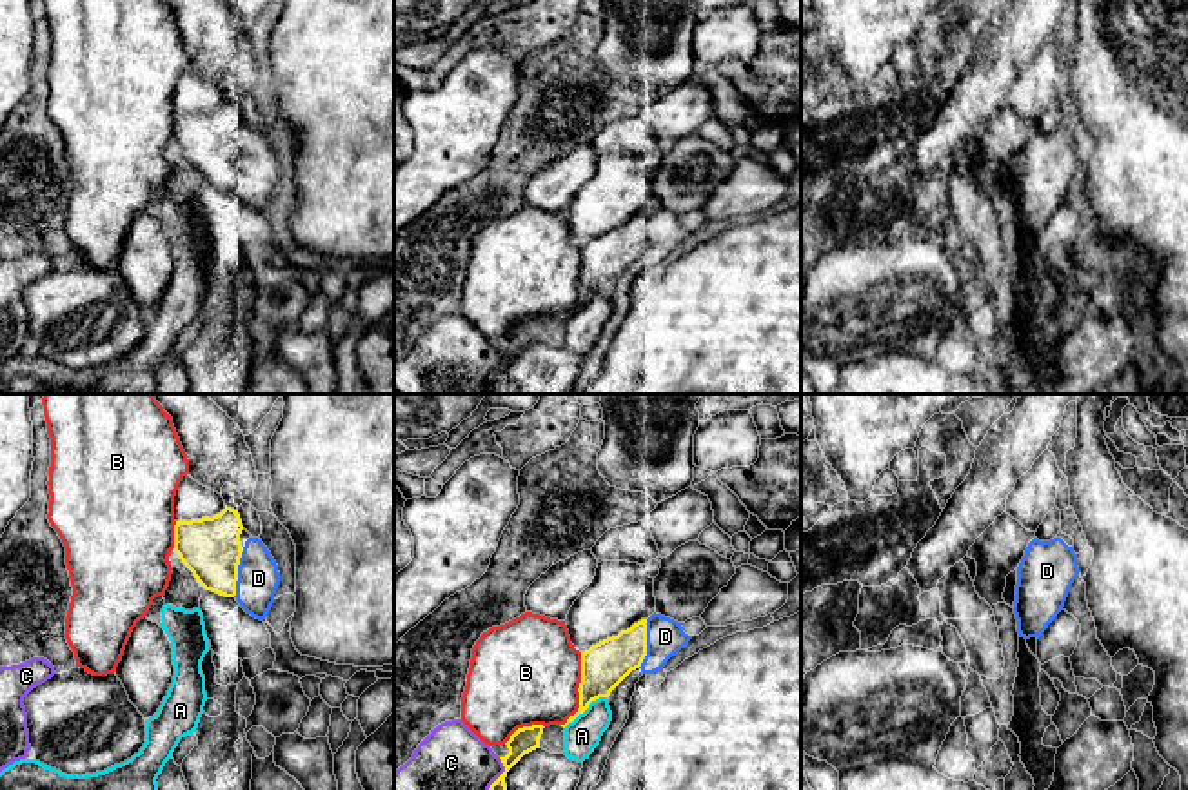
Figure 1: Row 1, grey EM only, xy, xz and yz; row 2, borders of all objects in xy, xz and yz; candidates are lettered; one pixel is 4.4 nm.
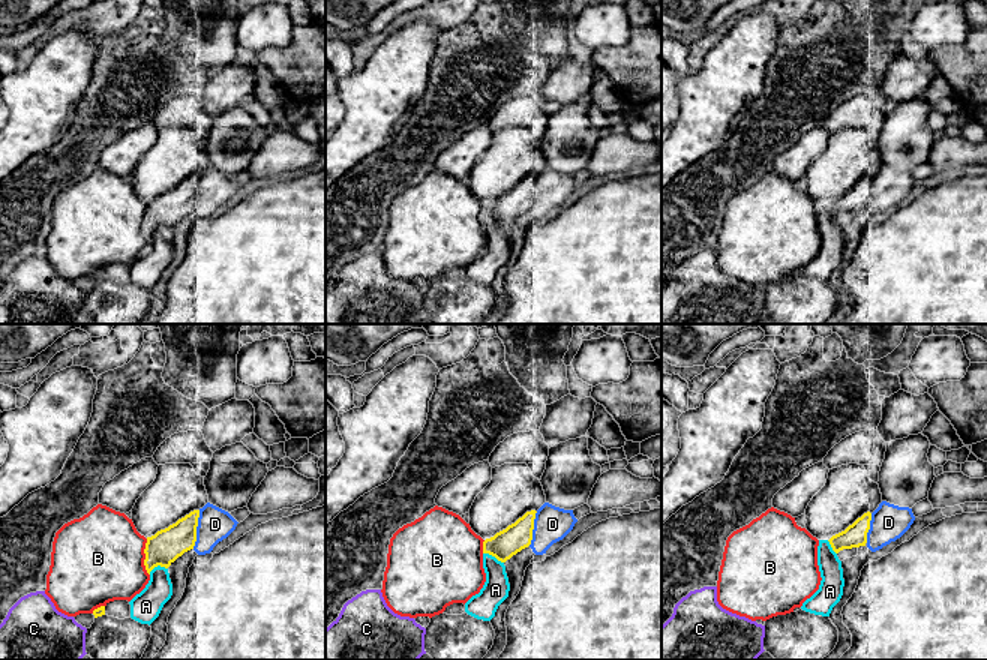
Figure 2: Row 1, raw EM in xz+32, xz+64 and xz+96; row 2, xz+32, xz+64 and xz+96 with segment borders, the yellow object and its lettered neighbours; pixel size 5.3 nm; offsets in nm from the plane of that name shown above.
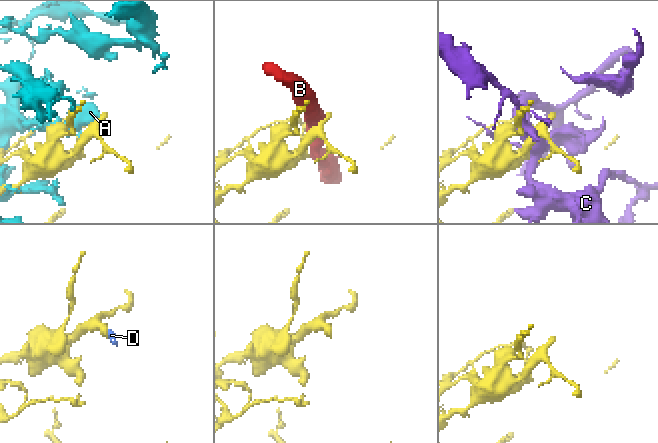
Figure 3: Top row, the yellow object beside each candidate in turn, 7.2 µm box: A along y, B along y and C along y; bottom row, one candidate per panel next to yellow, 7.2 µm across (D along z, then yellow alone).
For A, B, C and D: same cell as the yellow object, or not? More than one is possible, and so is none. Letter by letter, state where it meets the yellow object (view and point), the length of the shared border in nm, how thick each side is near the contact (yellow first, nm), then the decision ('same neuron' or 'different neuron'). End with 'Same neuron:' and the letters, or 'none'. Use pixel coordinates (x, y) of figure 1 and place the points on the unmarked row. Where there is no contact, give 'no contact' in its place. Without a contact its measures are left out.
A: xz (584, 304) | 240 nm | 200/160 nm | different neuron
B: xz (578, 282) | 340 nm | 200/460 nm | different neuron
C: xz (496, 373) | 200 nm | 120/400 nm | different neuron
D: xz (645, 236) | 220 nm | 200/160 nm | same neuron
Same neuron: D

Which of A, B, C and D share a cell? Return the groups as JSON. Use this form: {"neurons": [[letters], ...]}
{"neurons": [["A"], ["B"], ["C"], ["D"]]}

